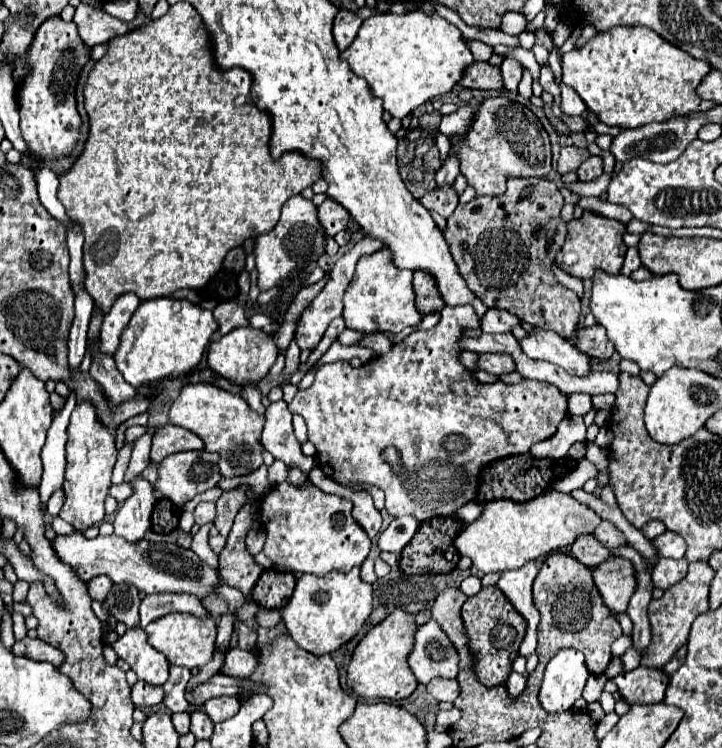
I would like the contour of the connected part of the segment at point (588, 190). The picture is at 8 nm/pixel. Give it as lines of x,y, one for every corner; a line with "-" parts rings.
604,173
602,177
594,179
594,181
588,181
588,183
580,183
580,181
570,183
570,185
572,185
570,191
578,193
578,195
596,195
596,197
598,197
598,195
602,195
602,193
606,191
608,183
610,183
610,177

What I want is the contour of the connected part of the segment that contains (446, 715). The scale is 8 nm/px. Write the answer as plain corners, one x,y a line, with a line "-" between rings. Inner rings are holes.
454,707
454,709
450,709
450,711
440,711
440,713
436,715
436,723
442,725
444,729
450,729
460,717
462,717
462,711

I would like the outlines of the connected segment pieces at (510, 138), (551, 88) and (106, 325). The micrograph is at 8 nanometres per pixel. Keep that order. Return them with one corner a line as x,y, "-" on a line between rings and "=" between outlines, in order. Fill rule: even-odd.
508,97
484,99
474,113
474,121
464,135
450,137
450,155
456,155
460,161
460,173
468,179
468,185
474,187
476,195
502,195
504,183
510,177
546,177
550,171
550,139
544,131
540,119
522,103
516,103
-
540,143
542,149
526,151
526,145
=
548,65
542,67
542,75
540,75
540,85
544,91
552,93
554,95
554,105
560,107
560,85
554,81
554,75
552,75
552,69
=
124,293
114,301
110,311
106,313
102,329
100,329
100,339
102,339
102,347
106,347
106,351
110,351
110,355
116,351
120,333
128,325
138,303
140,303
140,299
134,293

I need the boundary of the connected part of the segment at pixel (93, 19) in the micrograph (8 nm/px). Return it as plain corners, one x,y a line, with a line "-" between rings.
78,5
76,7
74,23
78,25
80,37
90,47
106,43
112,37
128,33
130,29
136,27
136,23
124,23
124,21
108,15
104,9
96,9
90,5

